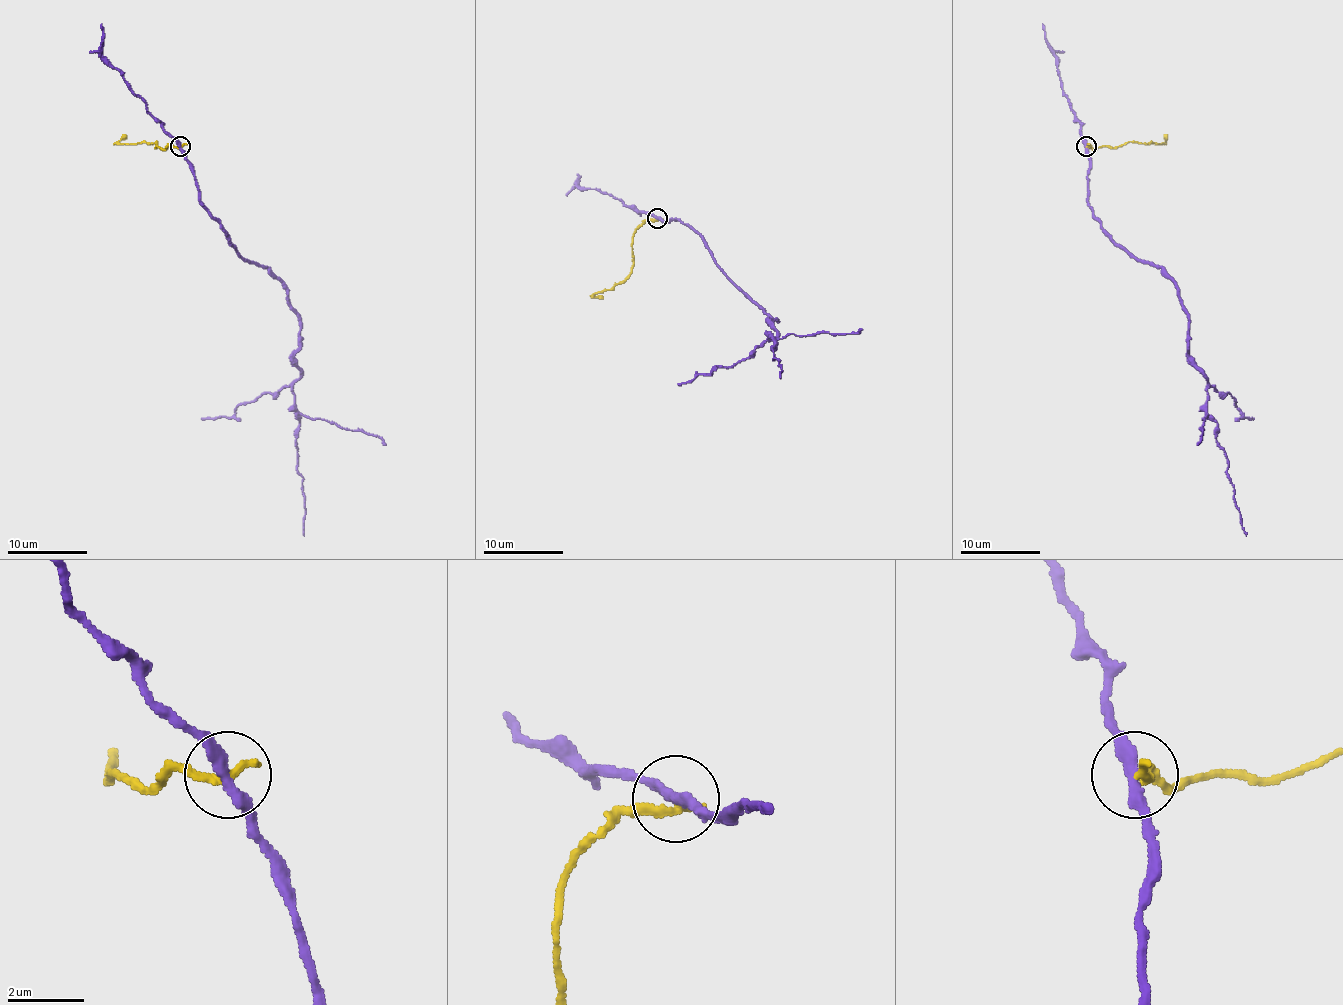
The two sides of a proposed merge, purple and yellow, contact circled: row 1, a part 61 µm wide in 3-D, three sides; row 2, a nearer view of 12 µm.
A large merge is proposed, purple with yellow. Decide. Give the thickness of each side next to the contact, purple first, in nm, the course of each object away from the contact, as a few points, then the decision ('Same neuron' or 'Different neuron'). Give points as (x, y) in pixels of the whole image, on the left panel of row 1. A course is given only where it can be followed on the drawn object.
Thickness 320 nm (purple) against 240 nm. Course of purple: (181, 147), (199, 203), (244, 259), (286, 290), (298, 318), (294, 362), (300, 372), (292, 386), (304, 536). Course of yellow: (181, 147), (155, 147), (157, 141), (119, 143), (127, 135). Different neuron

